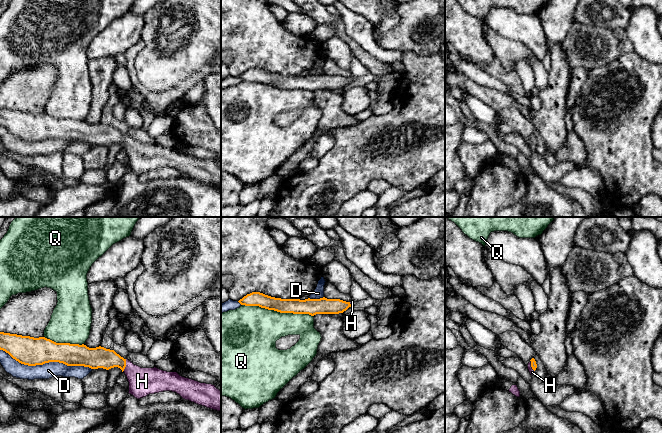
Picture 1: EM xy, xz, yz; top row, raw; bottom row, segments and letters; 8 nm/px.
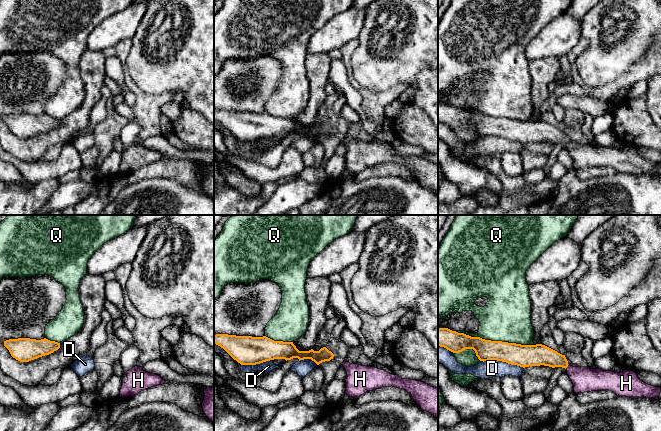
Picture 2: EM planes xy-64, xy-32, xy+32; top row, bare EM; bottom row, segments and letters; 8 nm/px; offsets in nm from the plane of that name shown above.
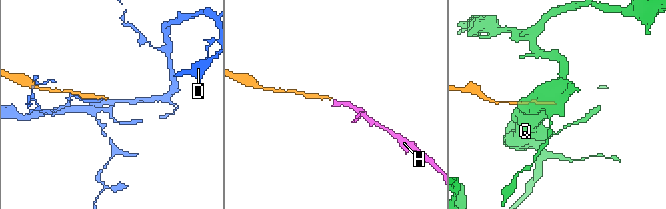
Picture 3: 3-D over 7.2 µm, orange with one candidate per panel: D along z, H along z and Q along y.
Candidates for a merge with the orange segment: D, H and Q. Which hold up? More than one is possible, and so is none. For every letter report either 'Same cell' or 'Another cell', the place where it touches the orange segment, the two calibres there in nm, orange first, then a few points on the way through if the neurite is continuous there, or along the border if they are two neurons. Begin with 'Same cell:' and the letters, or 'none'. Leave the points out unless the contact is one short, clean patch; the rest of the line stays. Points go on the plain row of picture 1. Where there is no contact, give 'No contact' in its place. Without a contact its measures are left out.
Same cell: H
D: Another cell. Touches orange at xy (46, 138). Thickness 220 nm (orange) against 130 nm
H: Same cell. Touches orange at xy (125, 141). Thickness 170 nm (orange) against 220 nm. Path across: xy (99, 133), (113, 135), (125, 141), (142, 157)
Q: Another cell. Touches orange at xz (278, 87). Thickness 130 nm (orange) against 380 nm

